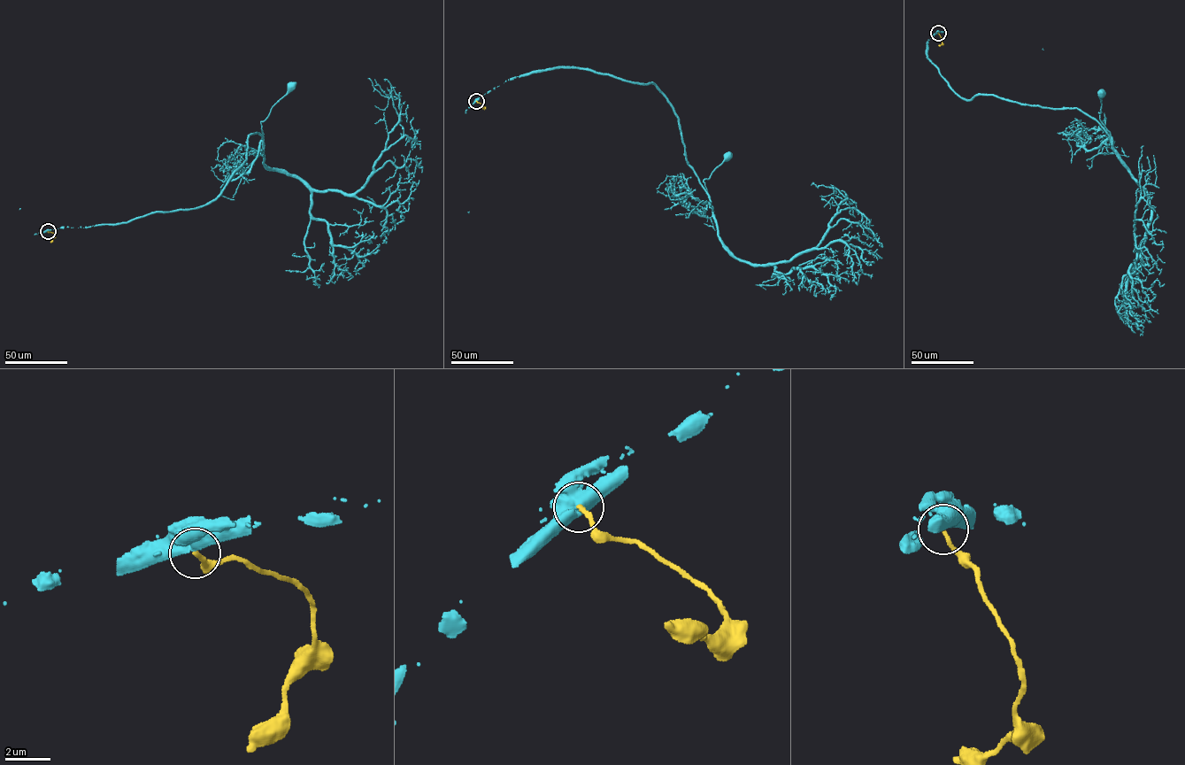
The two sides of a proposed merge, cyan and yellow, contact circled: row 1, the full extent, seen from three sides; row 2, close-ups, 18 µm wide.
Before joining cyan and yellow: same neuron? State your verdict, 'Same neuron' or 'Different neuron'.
Different neuron

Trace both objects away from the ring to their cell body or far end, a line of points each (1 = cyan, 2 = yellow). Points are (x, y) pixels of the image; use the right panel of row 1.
1: (938, 33), (927, 43), (928, 59), (961, 98), (991, 95), (1078, 108), (1110, 138), (1100, 119), (1101, 92)
2: (938, 33), (942, 41), (938, 45)

